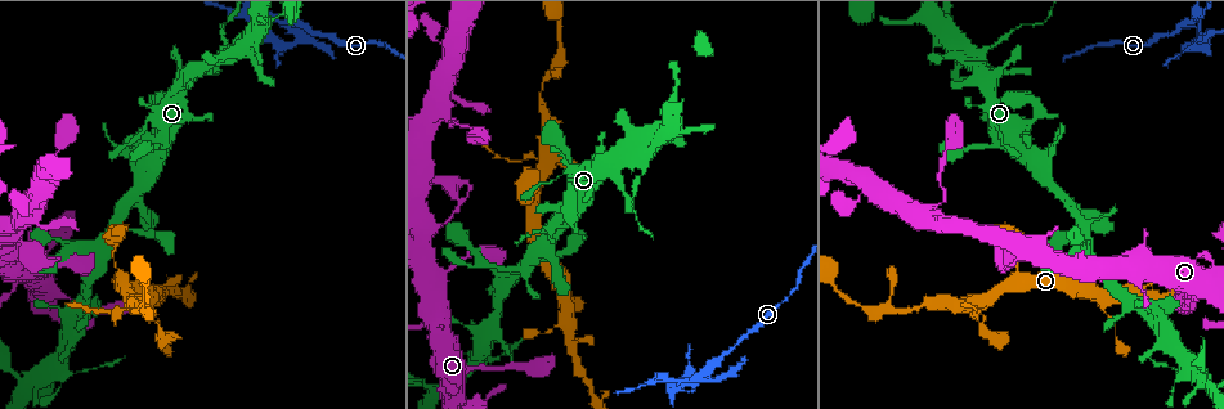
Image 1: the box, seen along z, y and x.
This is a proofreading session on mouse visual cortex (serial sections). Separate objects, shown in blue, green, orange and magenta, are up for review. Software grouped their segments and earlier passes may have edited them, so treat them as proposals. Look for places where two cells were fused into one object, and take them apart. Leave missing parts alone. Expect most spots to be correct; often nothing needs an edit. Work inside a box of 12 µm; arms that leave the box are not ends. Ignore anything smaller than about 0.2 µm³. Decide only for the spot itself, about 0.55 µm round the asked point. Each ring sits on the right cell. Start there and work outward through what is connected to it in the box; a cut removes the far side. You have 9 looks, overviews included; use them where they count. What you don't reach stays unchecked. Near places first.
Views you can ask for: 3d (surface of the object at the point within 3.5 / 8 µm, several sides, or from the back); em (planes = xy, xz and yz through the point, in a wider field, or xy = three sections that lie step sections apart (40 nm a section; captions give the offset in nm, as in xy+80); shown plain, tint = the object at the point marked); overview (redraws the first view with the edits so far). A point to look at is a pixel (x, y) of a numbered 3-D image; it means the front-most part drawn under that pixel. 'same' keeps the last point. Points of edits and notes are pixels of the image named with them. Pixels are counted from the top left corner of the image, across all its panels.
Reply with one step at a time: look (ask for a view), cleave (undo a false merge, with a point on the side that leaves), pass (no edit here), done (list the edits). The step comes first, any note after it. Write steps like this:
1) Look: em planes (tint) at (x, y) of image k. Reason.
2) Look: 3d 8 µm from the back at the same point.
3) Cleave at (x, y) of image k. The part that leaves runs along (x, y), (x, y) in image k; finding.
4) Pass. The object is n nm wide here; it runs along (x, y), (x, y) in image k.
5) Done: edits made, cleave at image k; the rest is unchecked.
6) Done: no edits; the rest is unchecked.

Look: 3d 8 µm at (111, 252) of image 1. Sharp bend.

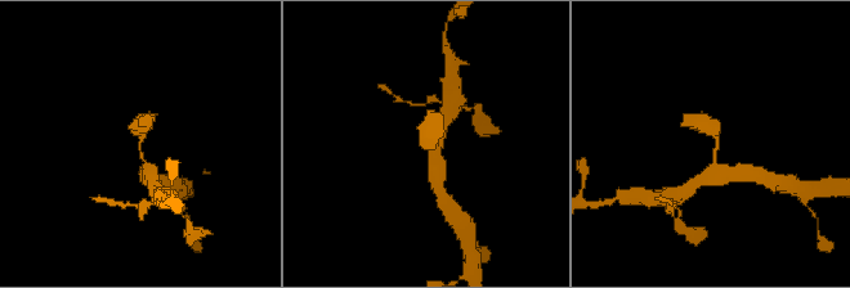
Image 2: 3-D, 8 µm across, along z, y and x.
Look: 3d 3.5 µm from the back at (715, 147) of image 2. Closer look.

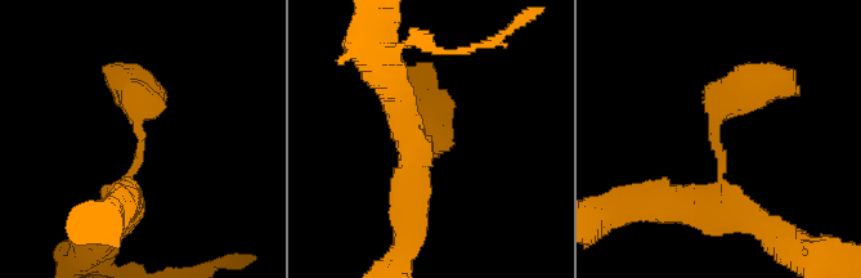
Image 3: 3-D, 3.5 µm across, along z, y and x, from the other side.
Pass. All the same cell.

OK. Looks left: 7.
Look: 3d 8 µm at (1187, 25) of image 1.

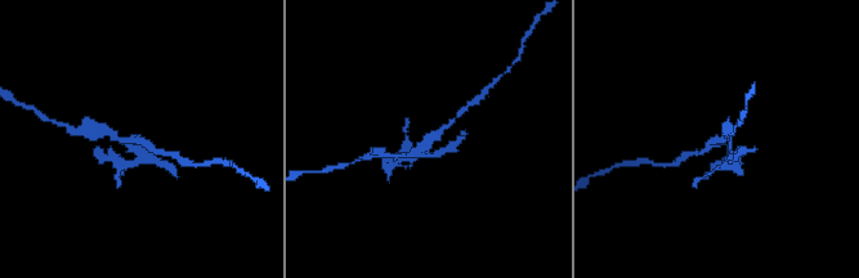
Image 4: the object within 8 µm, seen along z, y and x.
Look: em xy step 2 (tint) at (136, 142) of image 4. Need the tissue.

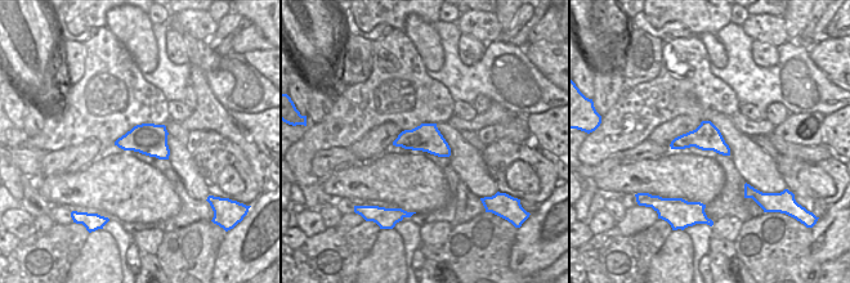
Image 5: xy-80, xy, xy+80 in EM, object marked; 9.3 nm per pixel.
Cleave at (388, 169) of image 4. The part that leaves runs along (138, 147), (130, 165), (107, 155) in image 4; a second cell is stuck on.

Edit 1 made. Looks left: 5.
Look: 3d 3.5 µm from the back at (968, 53) of image 1. Two arms in line, one across.

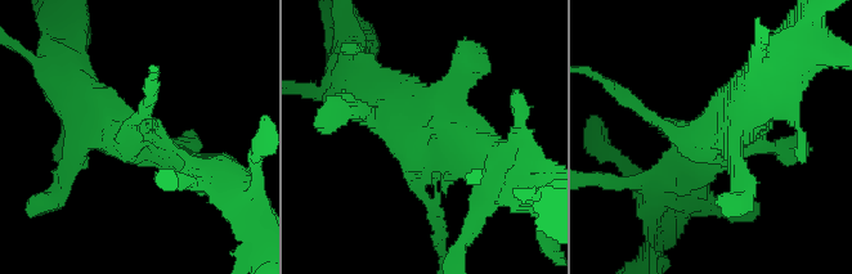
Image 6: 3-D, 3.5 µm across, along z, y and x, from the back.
Look: em planes (tint) at (419, 136) of image 6.

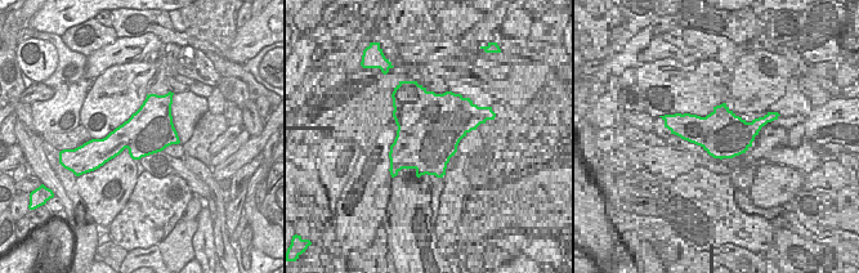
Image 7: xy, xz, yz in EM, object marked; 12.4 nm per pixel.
Pass. It runs along (202, 167), (112, 133), (72, 89) in image 6; all the same cell.

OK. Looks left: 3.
Look: 3d 3.5 µm at (33, 375) of image 1. Sharp bend.

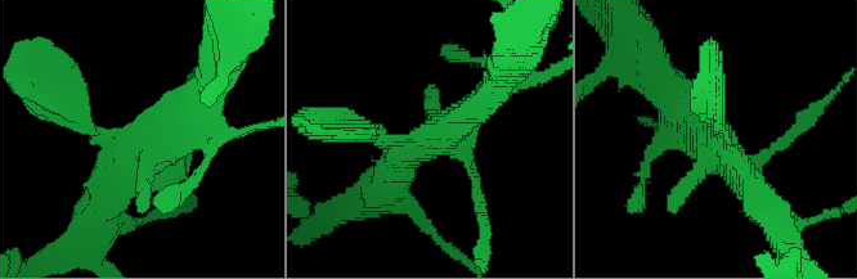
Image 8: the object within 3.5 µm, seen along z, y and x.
Look: em xy step 2 (tint) at (722, 141) of image 8.

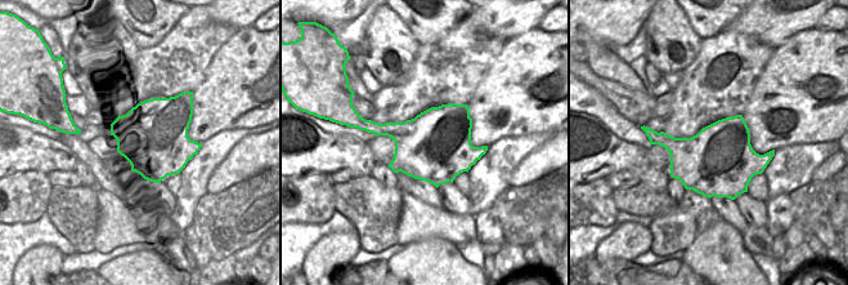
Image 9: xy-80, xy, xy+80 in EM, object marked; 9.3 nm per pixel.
Pass. It runs along (203, 90), (144, 142), (104, 205) in image 8; continuous, no second cell.

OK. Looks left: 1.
Done: edits made, cleave at image 4; the rest is unchecked.

